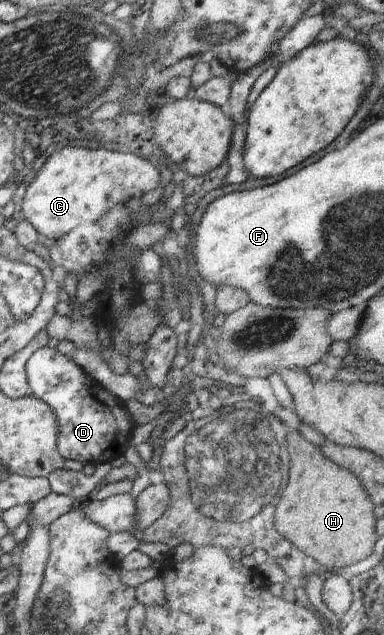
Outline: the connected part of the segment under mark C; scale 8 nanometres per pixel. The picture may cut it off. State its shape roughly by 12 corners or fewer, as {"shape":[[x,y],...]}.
{"shape":[[64,145],[18,206],[55,241],[161,182],[124,149]]}

